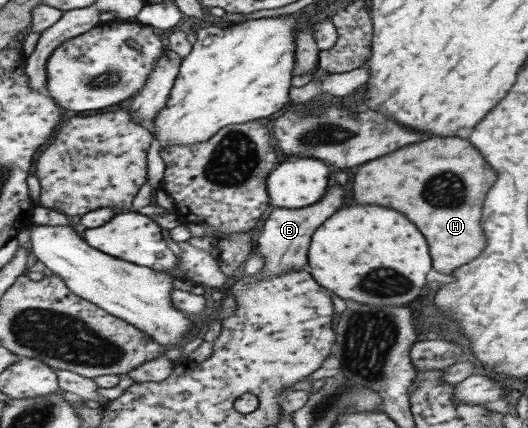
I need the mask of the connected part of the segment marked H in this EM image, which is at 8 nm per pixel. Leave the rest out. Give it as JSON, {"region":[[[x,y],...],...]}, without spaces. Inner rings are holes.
{"region":[[[431,138],[387,154],[365,164],[355,174],[353,196],[357,204],[377,204],[403,212],[415,220],[431,244],[435,270],[453,274],[485,248],[481,224],[481,204],[487,188],[495,180],[495,170],[486,159],[463,138]],[[455,172],[455,174],[447,174]],[[377,192],[377,194],[375,194]],[[439,206],[441,210],[437,210]]]}

